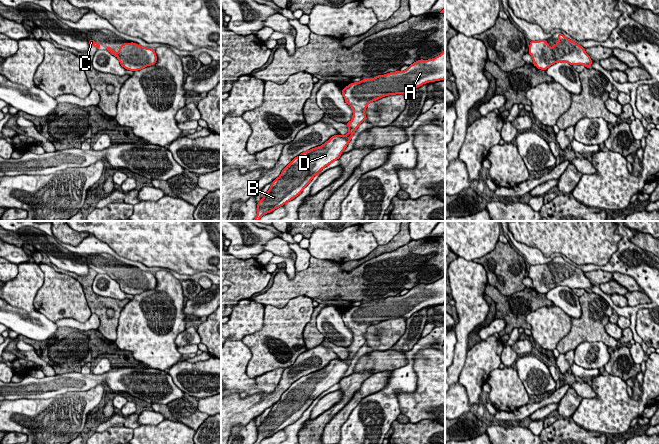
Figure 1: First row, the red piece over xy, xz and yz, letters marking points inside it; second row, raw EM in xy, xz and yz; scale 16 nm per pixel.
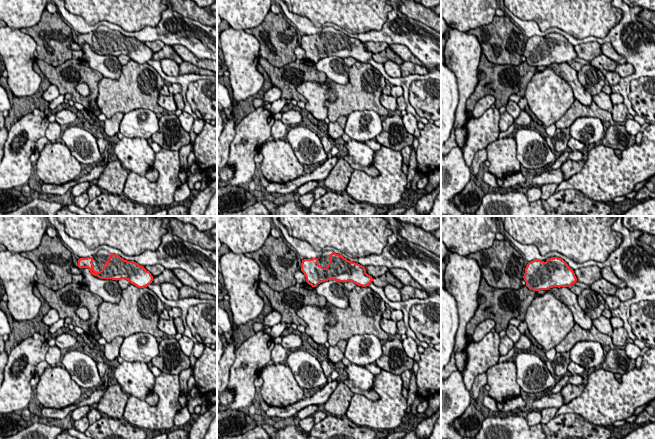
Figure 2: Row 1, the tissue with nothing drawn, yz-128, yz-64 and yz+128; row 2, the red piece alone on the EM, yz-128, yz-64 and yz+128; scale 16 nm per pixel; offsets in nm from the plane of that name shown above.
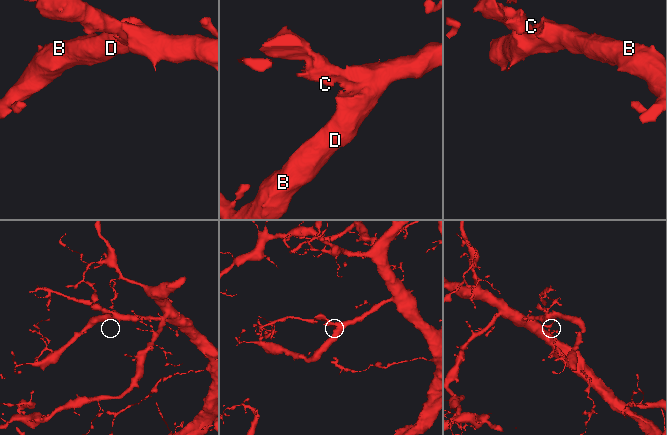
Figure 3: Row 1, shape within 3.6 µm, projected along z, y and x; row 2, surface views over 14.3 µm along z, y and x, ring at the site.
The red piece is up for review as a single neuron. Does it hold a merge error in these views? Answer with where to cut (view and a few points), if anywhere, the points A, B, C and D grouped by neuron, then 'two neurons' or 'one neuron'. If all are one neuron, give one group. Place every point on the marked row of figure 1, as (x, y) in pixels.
no cut | A B C D | one neuron

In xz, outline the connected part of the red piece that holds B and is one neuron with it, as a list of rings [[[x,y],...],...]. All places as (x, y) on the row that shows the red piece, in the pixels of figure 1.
[[[445,50],[441,55],[429,60],[418,60],[410,65],[405,71],[390,72],[385,75],[378,75],[375,78],[364,78],[360,82],[354,82],[346,86],[342,90],[345,102],[352,108],[352,120],[346,125],[349,128],[347,135],[334,135],[327,142],[319,147],[315,147],[305,151],[295,157],[276,178],[268,192],[264,195],[260,202],[257,203],[257,216],[253,221],[259,219],[269,212],[283,206],[288,201],[297,197],[303,189],[310,183],[315,175],[328,166],[333,161],[340,158],[341,153],[347,147],[352,135],[357,130],[358,126],[366,120],[365,110],[370,102],[378,100],[384,96],[395,94],[410,94],[414,89],[421,85],[445,79]]]

